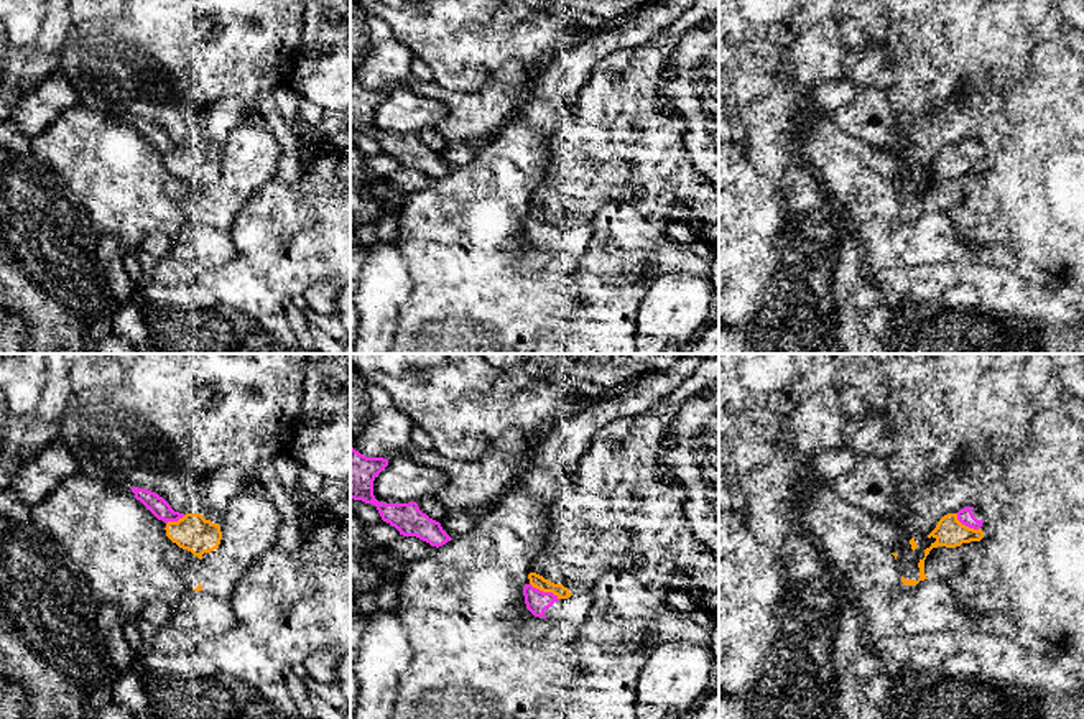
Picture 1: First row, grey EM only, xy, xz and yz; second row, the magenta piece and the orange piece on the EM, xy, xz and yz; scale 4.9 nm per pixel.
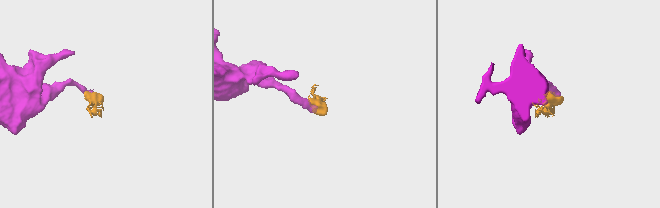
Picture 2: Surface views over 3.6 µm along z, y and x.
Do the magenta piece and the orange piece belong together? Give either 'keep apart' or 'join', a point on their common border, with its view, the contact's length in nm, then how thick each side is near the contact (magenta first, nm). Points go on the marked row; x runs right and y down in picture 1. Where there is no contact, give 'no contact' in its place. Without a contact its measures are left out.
keep apart; contact xz (545, 593); length 170 nm; calibres 120 and 70 nm

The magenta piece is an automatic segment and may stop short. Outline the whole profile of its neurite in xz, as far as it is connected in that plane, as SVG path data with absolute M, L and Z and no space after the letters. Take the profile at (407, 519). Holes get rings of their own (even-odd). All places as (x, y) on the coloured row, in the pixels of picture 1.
M350 446L350 499L375 505L382 520L403 536L416 536L436 548L451 541L441 523L423 513L416 502L385 503L375 499L373 480L387 466L388 459L367 457Z

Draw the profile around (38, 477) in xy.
M58 438L36 457L26 462L13 477L10 489L30 507L39 503L56 487L71 477L84 474L67 446Z

